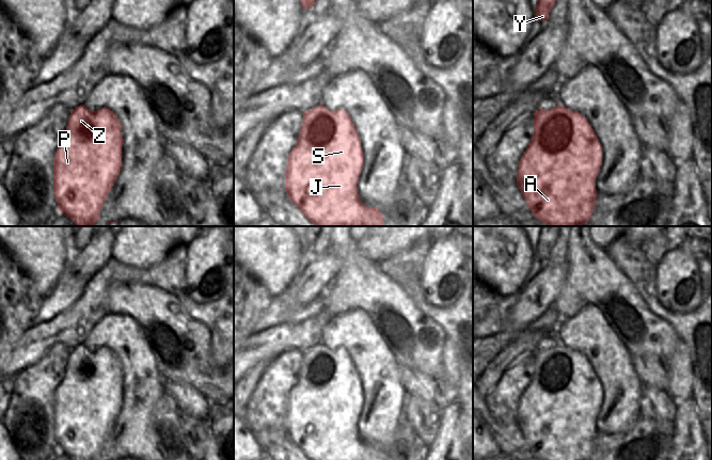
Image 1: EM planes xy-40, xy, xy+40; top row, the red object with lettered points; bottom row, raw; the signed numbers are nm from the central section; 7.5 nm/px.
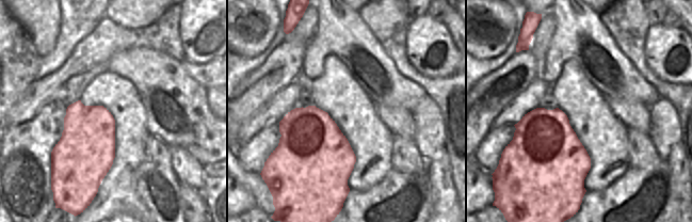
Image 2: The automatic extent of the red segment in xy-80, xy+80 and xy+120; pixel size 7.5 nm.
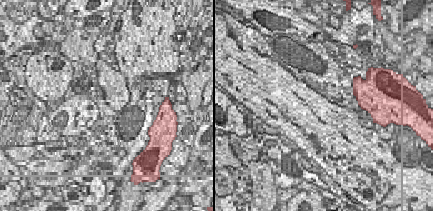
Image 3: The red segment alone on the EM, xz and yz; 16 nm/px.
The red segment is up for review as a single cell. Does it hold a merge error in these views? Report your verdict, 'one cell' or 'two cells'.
two cells

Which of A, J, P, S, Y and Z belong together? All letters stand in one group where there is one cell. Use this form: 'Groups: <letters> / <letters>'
Groups: A J P S Z / Y

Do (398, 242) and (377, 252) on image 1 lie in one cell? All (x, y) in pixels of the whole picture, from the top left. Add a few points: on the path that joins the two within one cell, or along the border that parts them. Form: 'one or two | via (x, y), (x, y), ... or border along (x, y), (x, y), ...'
one | via (393, 242), (386, 242), (382, 247)

